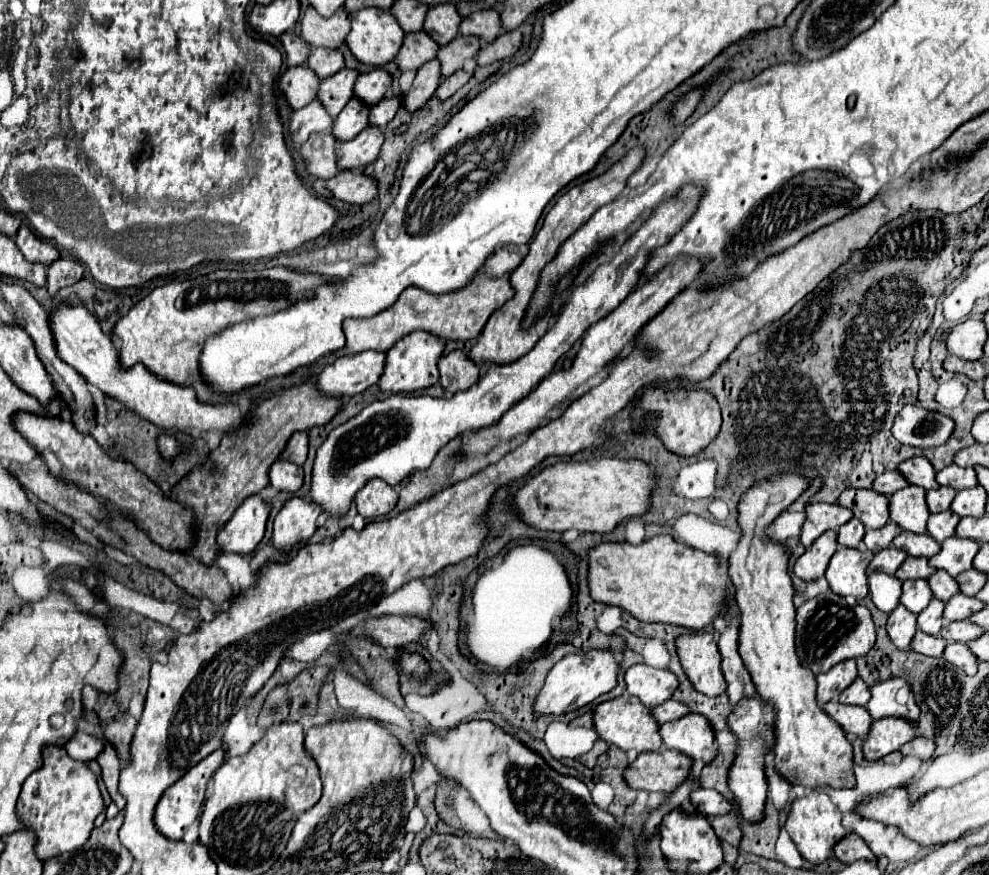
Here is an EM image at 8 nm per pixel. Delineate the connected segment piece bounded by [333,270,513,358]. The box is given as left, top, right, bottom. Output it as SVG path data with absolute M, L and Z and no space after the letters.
M481 270L475 274L475 278L455 290L445 294L431 294L417 286L409 286L401 292L397 302L383 312L371 316L371 318L347 318L343 322L343 332L347 338L347 344L333 352L335 358L347 356L347 354L359 354L363 350L383 350L387 352L395 342L399 342L403 336L425 330L433 336L445 338L445 340L473 340L481 334L483 326L487 324L489 316L499 308L499 286L501 286L501 306L513 296L513 288L509 284L509 276L501 278L487 278Z

